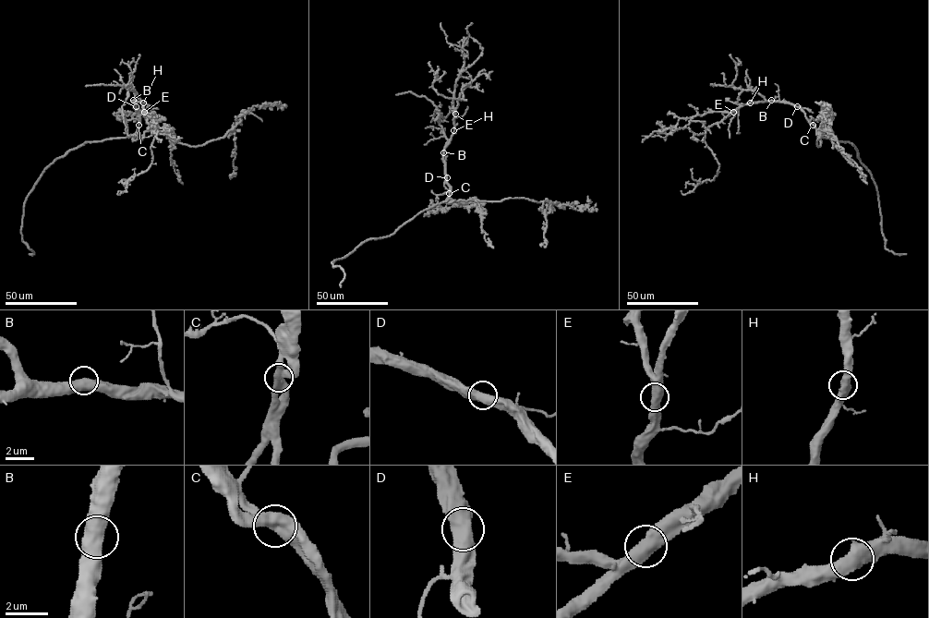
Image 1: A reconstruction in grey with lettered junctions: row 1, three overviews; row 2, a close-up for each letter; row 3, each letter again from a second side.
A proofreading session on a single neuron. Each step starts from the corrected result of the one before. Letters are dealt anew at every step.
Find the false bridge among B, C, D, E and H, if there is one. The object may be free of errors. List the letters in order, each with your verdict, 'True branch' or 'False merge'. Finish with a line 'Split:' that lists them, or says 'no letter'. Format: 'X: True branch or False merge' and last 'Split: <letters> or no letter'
B: True branch
C: True branch
D: True branch
E: True branch
H: True branch
Split: no letter

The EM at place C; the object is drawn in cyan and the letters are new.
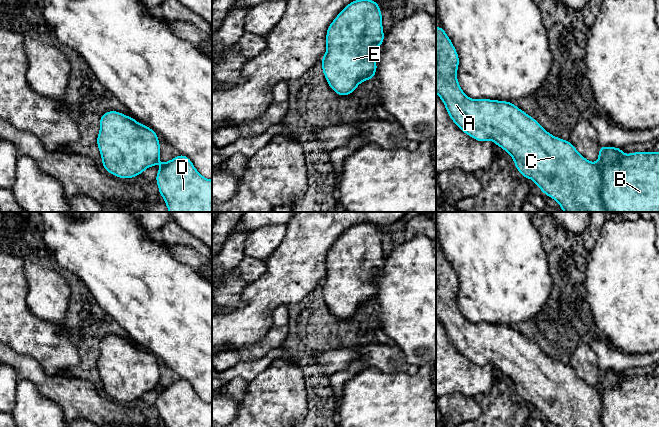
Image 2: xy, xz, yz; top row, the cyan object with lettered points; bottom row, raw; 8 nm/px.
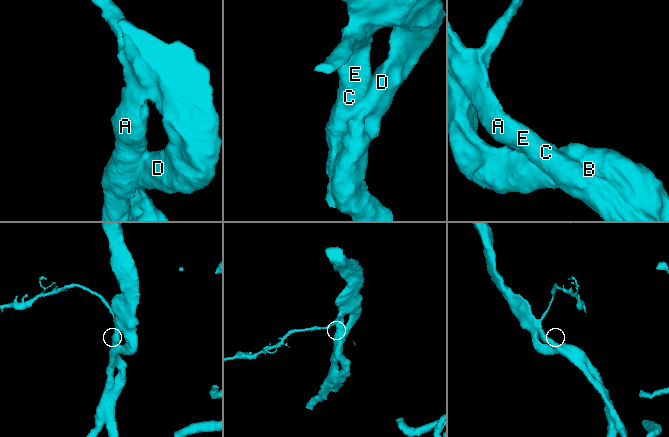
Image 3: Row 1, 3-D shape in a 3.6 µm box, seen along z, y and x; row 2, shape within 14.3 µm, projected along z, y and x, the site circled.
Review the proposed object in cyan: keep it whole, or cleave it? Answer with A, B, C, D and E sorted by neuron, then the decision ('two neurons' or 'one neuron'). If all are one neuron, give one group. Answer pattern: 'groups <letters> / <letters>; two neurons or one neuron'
groups A B C D E; one neuron

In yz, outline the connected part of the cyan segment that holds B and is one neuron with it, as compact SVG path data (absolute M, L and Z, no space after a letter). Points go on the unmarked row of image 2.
M436 251L436 318L443 325L449 341L467 359L477 365L492 364L509 377L516 393L524 402L532 403L543 418L558 427L659 427L659 376L634 376L623 378L623 373L599 371L596 387L584 382L572 369L548 357L534 342L512 326L469 322L456 302L459 281L443 251Z

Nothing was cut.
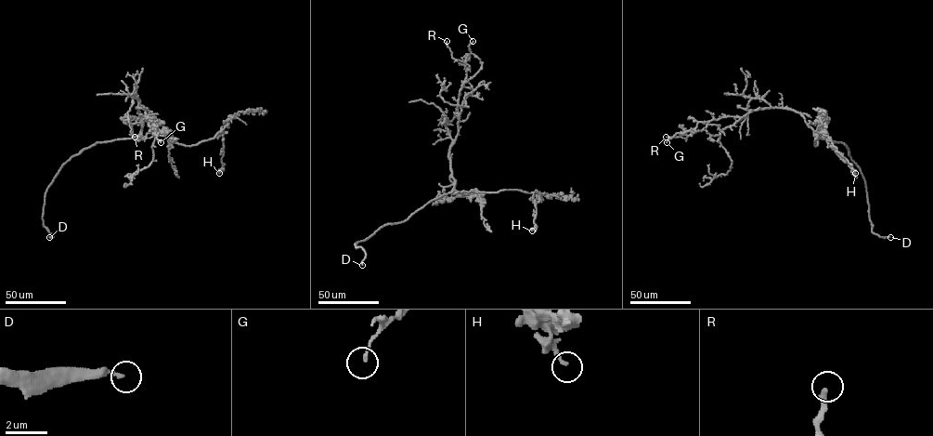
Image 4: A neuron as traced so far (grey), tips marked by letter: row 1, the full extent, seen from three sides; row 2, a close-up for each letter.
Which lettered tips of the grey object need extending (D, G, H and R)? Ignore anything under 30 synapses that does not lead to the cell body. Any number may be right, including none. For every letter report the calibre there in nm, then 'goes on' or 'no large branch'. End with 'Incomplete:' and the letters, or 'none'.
D: 140 nm | goes on
G: 130 nm | no large branch
H: 200 nm | no large branch
R: 240 nm | no large branch
Incomplete: D

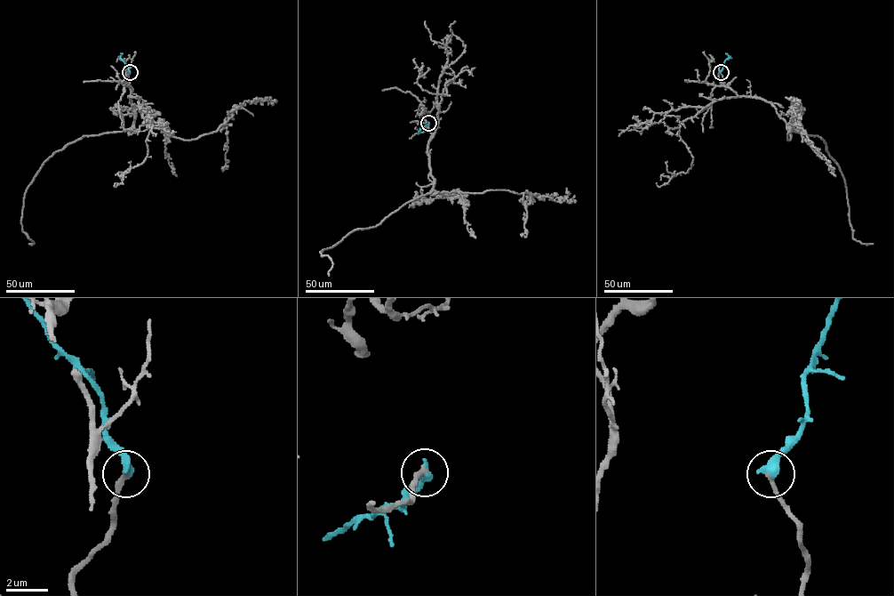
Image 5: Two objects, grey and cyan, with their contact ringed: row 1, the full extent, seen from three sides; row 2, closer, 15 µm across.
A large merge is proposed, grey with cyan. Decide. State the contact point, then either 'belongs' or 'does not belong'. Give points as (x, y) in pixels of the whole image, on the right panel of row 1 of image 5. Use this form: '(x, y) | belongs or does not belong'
(721, 72) | belongs

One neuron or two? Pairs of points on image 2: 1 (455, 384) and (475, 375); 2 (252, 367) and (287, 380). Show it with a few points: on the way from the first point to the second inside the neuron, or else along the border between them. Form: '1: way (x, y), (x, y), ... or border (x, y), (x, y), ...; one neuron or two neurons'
1: way (460, 379), (470, 378); one neuron
2: border (283, 360), (274, 360), (250, 381); two neurons

